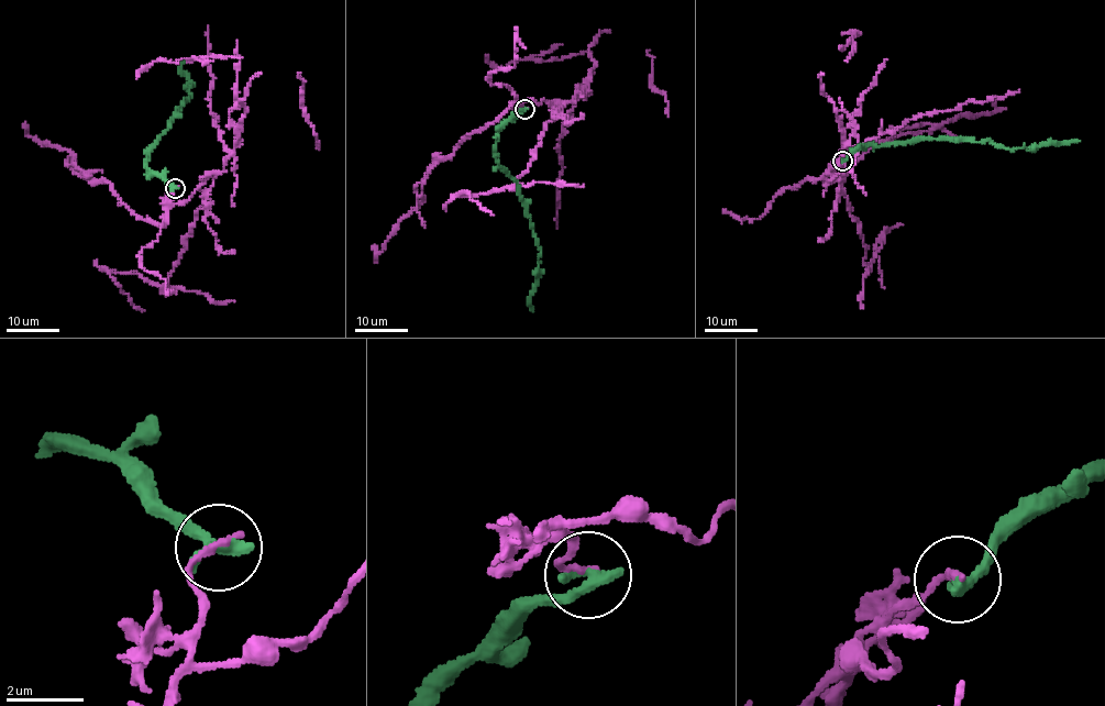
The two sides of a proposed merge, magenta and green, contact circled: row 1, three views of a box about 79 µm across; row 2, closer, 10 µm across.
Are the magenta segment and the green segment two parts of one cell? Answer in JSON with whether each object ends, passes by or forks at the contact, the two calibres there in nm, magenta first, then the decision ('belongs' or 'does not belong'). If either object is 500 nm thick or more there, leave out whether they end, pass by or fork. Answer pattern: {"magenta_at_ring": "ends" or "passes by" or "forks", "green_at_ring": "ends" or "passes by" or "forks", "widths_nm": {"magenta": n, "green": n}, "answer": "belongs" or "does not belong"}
{"magenta_at_ring": "ends", "green_at_ring": "ends", "widths_nm": {"magenta": 170, "green": 400}, "answer": "does not belong"}

